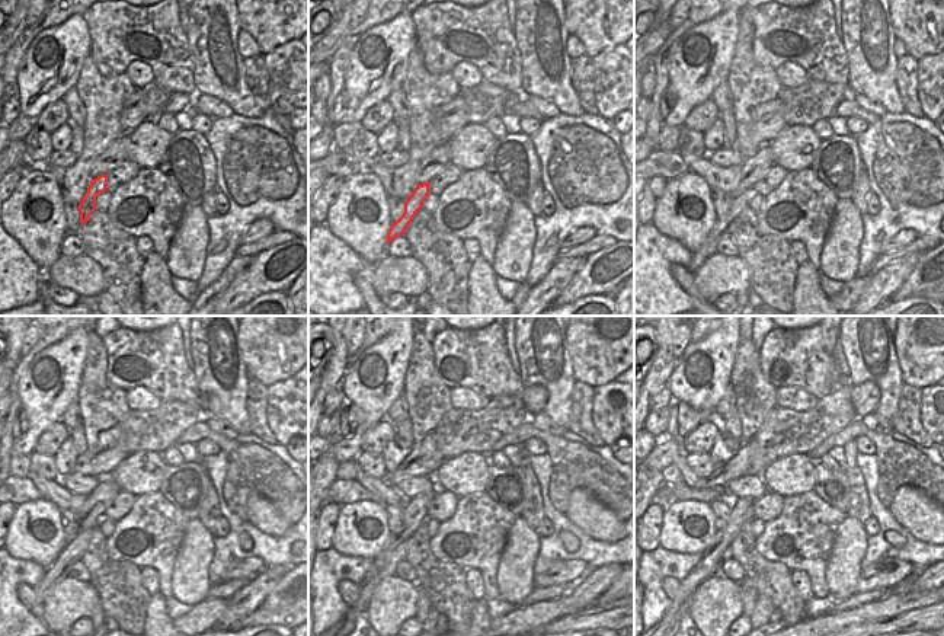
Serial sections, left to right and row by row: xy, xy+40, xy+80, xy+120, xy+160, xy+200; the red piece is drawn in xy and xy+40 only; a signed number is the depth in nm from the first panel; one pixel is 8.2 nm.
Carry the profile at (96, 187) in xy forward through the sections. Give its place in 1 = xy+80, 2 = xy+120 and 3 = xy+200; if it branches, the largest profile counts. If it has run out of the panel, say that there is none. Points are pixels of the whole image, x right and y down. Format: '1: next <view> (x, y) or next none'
1: next xy+80 (725, 226)
2: next xy+120 (74, 549)
3: next xy+200 (685, 609)

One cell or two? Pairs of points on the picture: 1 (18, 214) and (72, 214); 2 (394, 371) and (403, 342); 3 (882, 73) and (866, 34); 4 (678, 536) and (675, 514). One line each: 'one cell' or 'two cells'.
1: two cells
2: one cell
3: one cell
4: one cell

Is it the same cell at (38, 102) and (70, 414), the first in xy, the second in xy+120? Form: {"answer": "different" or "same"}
{"answer": "different"}

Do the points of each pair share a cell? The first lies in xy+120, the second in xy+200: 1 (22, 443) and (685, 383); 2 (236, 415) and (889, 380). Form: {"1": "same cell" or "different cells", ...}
{"1": "same cell", "2": "same cell"}

